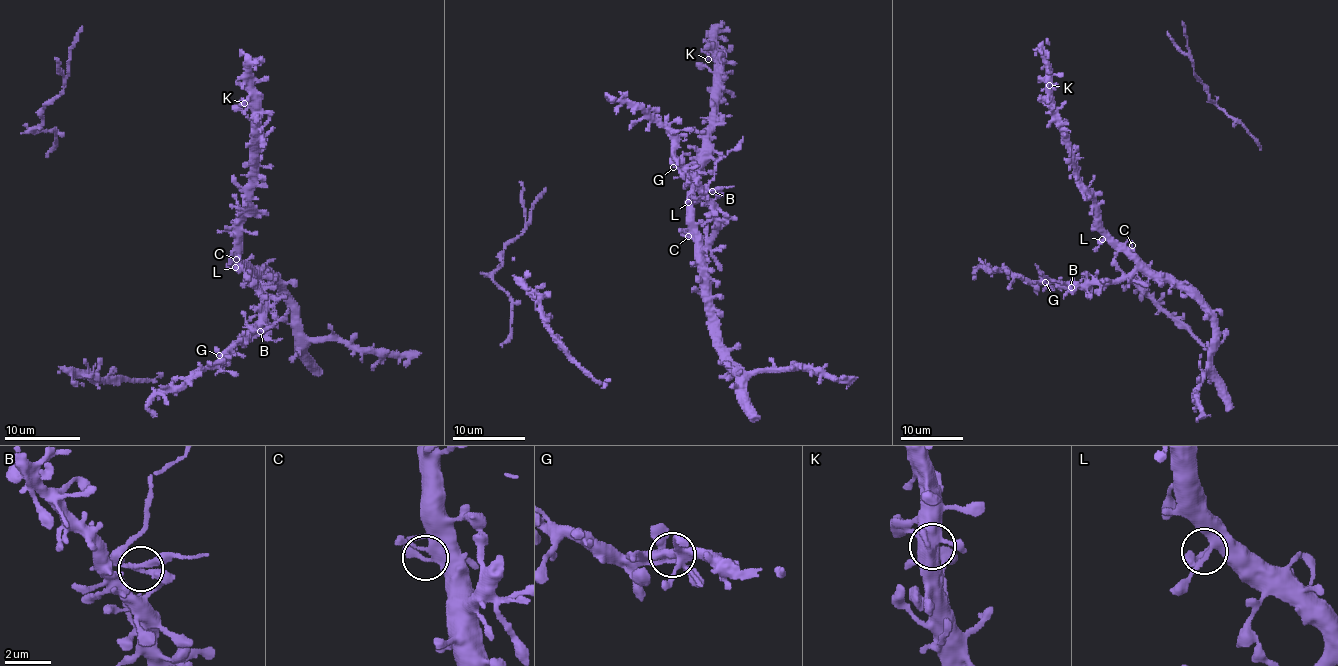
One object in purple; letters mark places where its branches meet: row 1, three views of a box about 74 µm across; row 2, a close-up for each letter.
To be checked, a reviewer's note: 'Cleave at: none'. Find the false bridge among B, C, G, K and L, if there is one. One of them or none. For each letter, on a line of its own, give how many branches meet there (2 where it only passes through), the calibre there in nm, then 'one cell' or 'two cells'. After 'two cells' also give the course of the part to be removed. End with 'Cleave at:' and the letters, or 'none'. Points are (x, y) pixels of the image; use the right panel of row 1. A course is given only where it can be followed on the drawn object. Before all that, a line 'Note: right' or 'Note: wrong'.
Note: wrong
B: 4 branches meet; 200 nm thick; two cells; foreign part runs (1070, 287), (1067, 283), (1043, 275), (1035, 264)
C: 3 branches meet; 220 nm thick; one cell
G: 4 branches meet; 220 nm thick; one cell
K: 2 branches meet; 200 nm thick; one cell
L: 3 branches meet; 300 nm thick; one cell
Cleave at: B

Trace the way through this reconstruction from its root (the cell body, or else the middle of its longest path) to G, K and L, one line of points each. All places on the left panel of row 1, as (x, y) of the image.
G: (289, 359), (297, 352), (293, 301), (285, 286), (261, 274), (251, 282), (262, 317), (219, 355)
K: (289, 359), (293, 301), (275, 278), (258, 280), (239, 261), (254, 145), (253, 109), (244, 103)
L: (289, 359), (297, 352), (297, 323), (285, 286), (271, 276), (259, 275), (258, 280), (249, 269), (235, 267)

